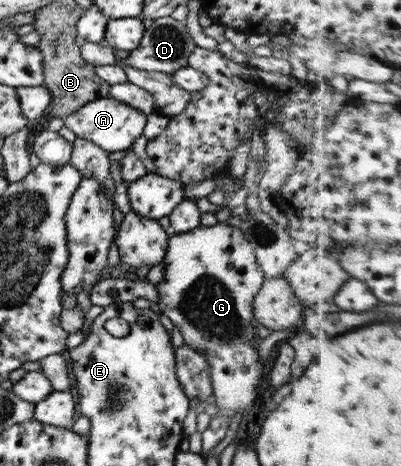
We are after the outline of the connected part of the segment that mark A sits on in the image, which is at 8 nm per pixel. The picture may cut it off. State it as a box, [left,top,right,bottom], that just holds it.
[62,96,146,154]

